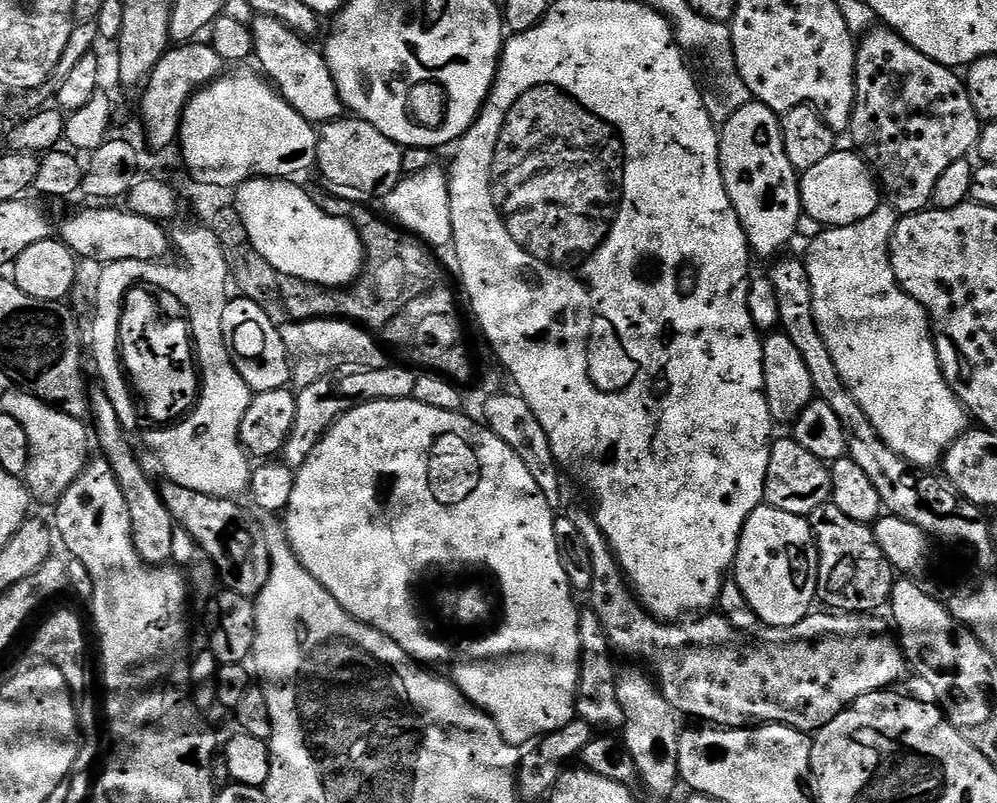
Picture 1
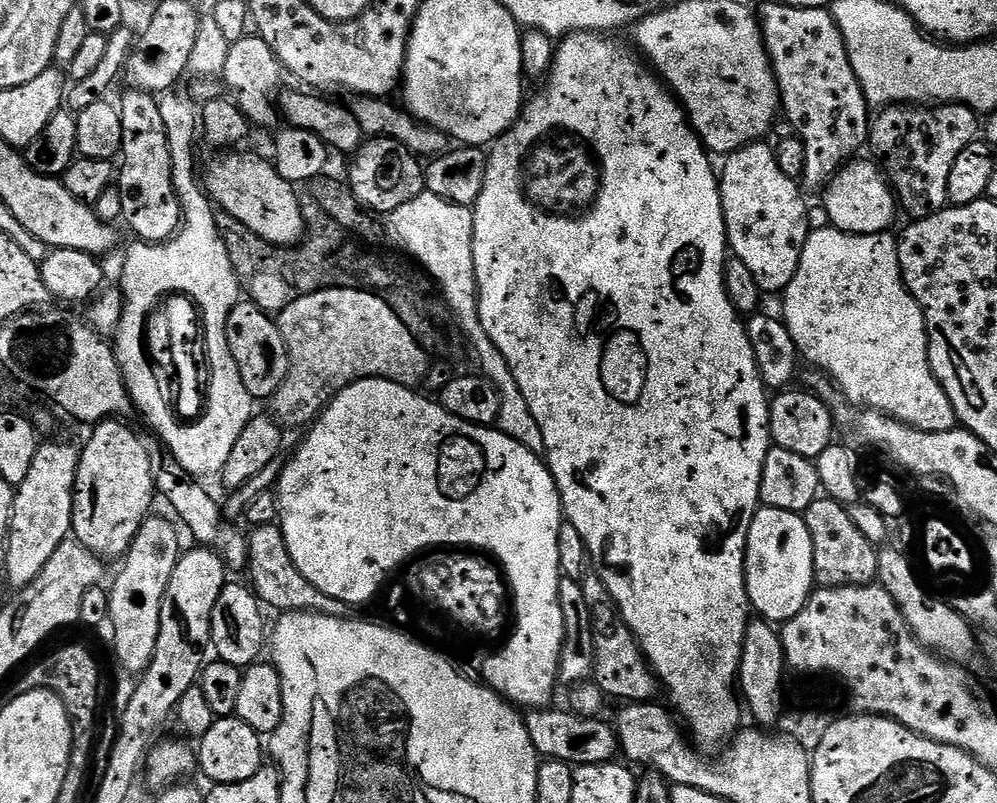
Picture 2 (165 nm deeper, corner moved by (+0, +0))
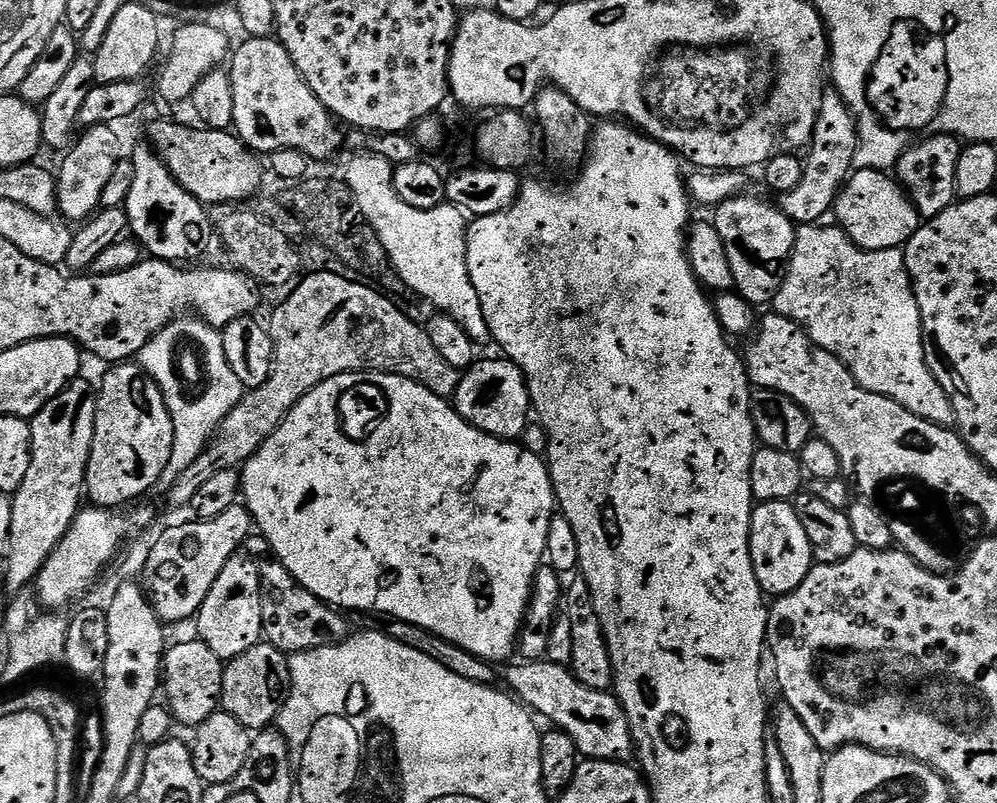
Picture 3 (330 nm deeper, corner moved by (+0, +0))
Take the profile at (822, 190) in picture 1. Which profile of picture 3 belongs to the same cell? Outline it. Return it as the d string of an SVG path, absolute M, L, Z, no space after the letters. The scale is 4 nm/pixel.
M856 168L840 189L835 210L839 227L867 252L887 248L903 249L922 223L920 211L912 204L912 197L887 171L878 168Z

